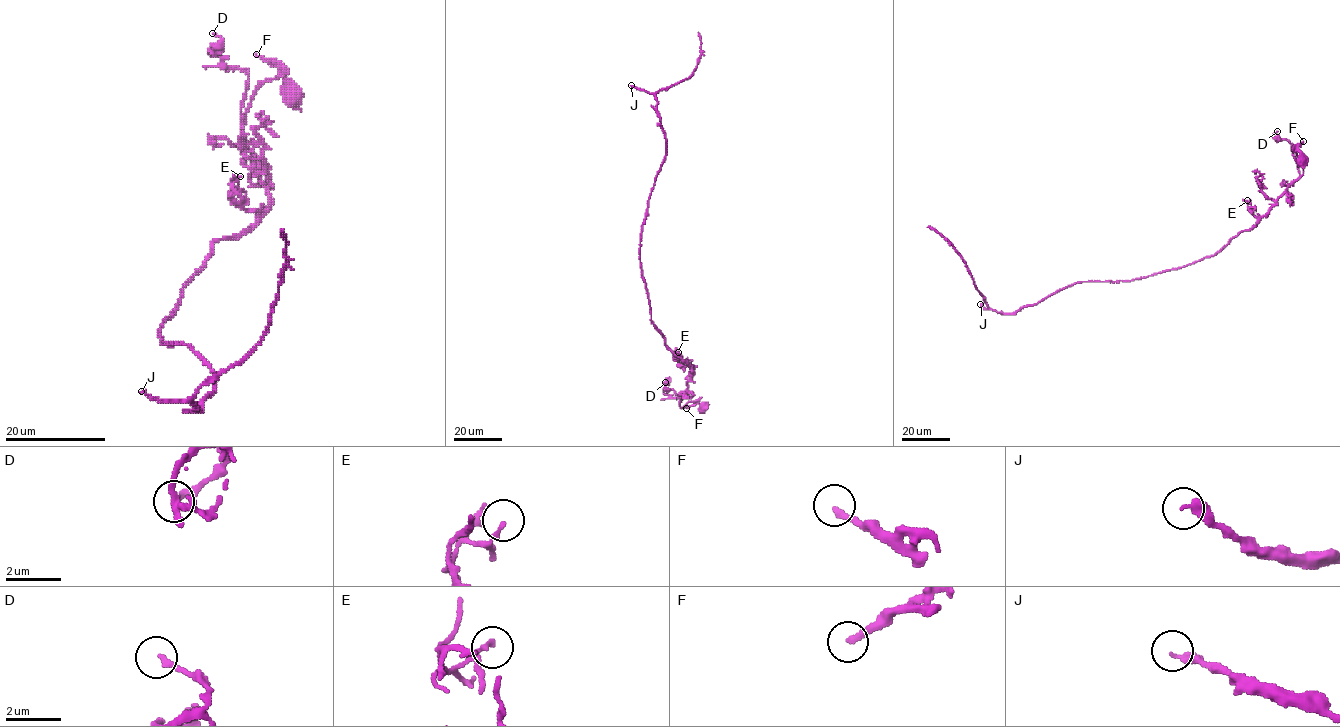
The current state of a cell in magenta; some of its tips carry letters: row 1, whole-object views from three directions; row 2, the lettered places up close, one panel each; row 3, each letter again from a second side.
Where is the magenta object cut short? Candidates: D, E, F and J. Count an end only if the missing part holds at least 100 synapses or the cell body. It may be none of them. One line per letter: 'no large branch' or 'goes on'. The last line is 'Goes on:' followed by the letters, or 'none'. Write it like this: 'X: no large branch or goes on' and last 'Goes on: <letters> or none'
D: no large branch
E: no large branch
F: no large branch
J: no large branch
Goes on: none

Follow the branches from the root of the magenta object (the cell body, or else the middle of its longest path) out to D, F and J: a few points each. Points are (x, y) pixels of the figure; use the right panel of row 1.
D: (1302, 161), (1297, 150), (1303, 168), (1301, 175), (1291, 144), (1272, 136), (1277, 131)
F: (1302, 161), (1297, 146), (1303, 141)
J: (1302, 161), (1297, 150), (1303, 174), (1254, 227), (1212, 255), (1132, 280), (1076, 282), (1010, 313), (980, 304)

